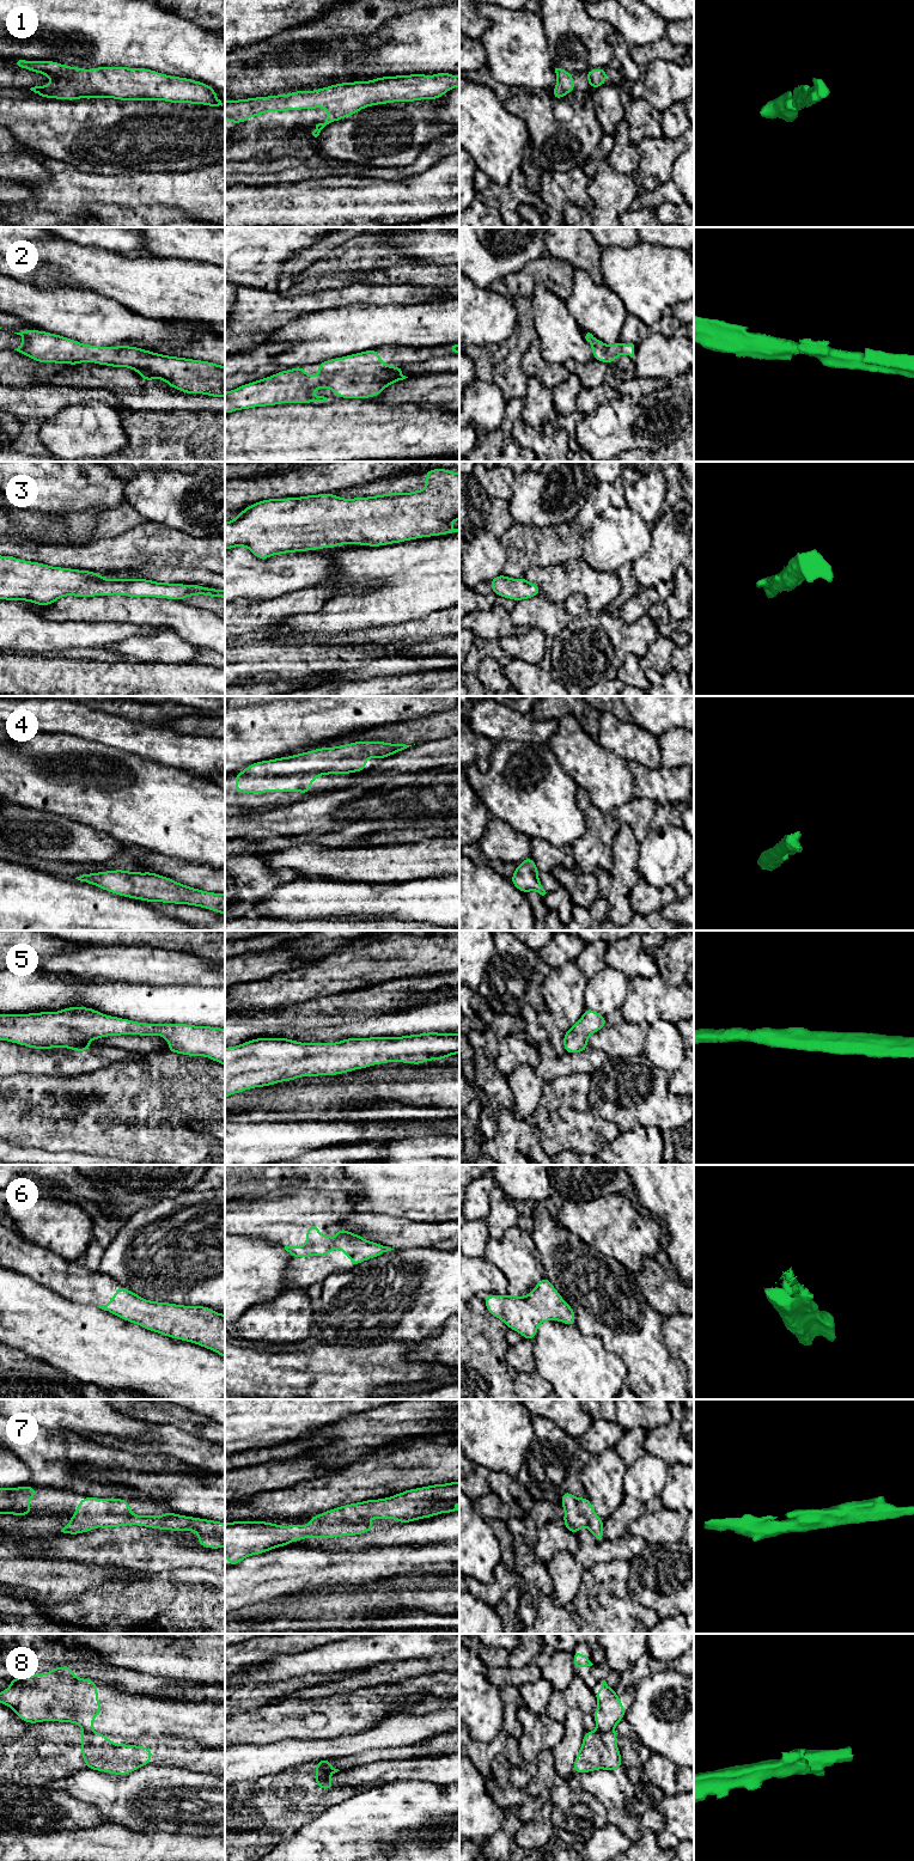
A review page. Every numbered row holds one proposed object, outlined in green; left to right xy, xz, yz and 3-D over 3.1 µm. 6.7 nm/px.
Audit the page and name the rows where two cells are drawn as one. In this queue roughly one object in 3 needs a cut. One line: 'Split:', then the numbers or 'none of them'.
Split: 8

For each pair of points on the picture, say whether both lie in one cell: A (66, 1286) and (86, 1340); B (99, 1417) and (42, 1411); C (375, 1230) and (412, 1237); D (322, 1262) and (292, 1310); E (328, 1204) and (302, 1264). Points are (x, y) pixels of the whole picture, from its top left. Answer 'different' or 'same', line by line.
A: different
B: same
C: same
D: different
E: same

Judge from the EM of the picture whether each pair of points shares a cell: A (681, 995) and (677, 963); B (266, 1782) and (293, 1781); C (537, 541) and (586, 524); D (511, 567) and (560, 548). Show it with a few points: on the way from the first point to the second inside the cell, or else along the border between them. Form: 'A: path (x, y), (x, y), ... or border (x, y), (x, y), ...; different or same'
A: border (658, 975), (670, 986), (681, 986); different
B: path (273, 1782), (286, 1781); same
C: border (576, 524), (582, 529); different
D: path (523, 556), (532, 549), (548, 548); same

